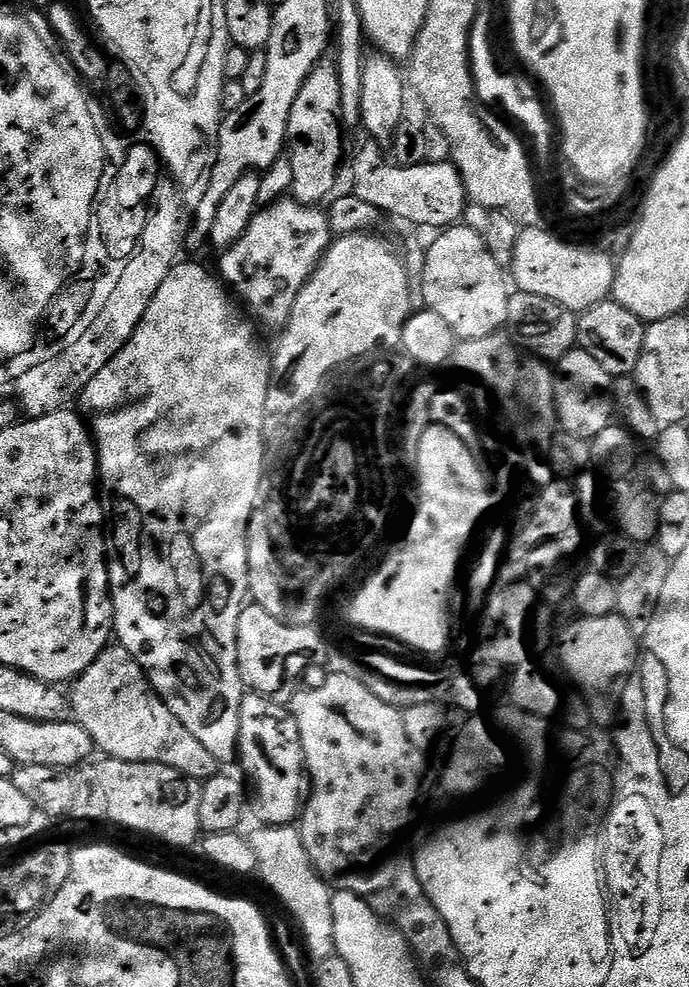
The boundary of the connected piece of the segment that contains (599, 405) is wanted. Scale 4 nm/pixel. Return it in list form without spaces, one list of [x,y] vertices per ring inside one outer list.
[[[582,350],[567,352],[554,368],[556,378],[556,415],[561,429],[583,440],[602,434],[614,420],[612,385],[614,378],[598,363],[598,358],[590,358]]]

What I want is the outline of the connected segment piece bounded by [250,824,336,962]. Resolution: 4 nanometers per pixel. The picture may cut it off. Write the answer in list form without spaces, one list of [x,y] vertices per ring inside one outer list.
[[[274,824],[260,826],[256,833],[251,833],[252,849],[258,865],[258,876],[264,879],[264,884],[292,911],[294,919],[300,923],[300,932],[304,935],[304,944],[316,962],[325,960],[334,955],[336,943],[334,942],[334,914],[332,913],[333,889],[324,883],[322,877],[316,873],[316,867],[310,862],[306,854],[306,846],[302,846],[299,827],[292,824]]]

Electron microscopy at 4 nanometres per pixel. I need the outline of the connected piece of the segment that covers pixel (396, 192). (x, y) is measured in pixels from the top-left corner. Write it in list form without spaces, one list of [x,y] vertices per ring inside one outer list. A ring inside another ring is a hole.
[[[367,142],[356,152],[356,157],[351,157],[350,168],[352,164],[352,188],[351,191],[358,198],[365,202],[370,202],[376,206],[382,213],[389,217],[397,216],[400,220],[409,220],[412,224],[417,224],[420,228],[436,228],[443,230],[459,225],[464,218],[464,210],[468,207],[470,201],[468,191],[462,182],[462,174],[456,169],[456,165],[451,162],[425,162],[420,165],[401,167],[395,162],[380,164],[380,155],[382,149],[375,142]]]

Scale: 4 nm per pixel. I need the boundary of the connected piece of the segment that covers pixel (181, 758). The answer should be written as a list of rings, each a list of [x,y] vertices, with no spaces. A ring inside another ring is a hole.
[[[119,642],[109,643],[108,647],[90,662],[90,666],[82,675],[76,677],[70,684],[70,699],[72,702],[72,720],[90,734],[93,745],[104,751],[105,757],[113,760],[125,760],[131,764],[161,764],[170,766],[188,776],[191,780],[205,781],[215,776],[218,771],[218,761],[178,718],[170,710],[170,706],[164,704],[163,698],[152,689],[148,681],[148,675],[138,666],[138,662]]]

